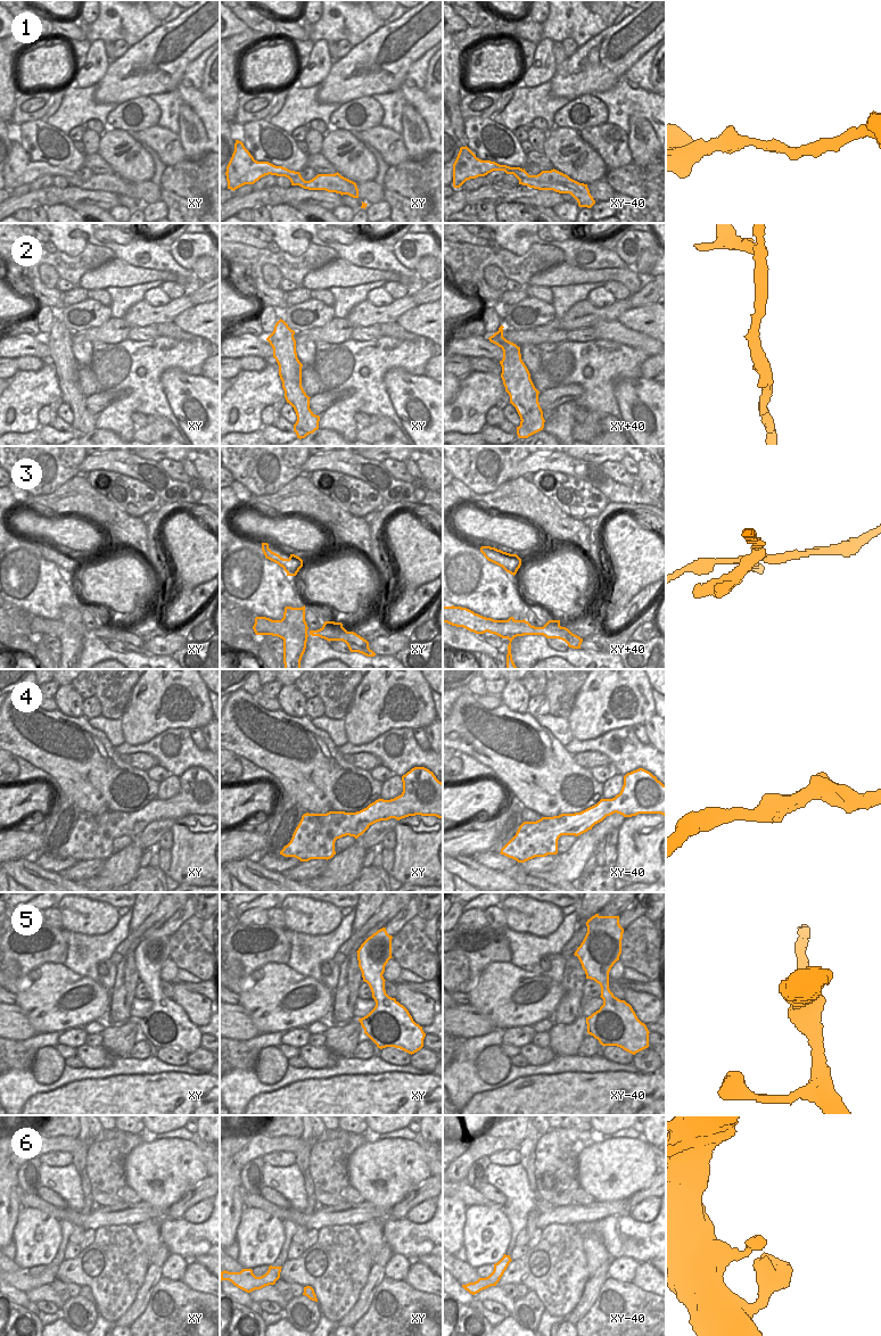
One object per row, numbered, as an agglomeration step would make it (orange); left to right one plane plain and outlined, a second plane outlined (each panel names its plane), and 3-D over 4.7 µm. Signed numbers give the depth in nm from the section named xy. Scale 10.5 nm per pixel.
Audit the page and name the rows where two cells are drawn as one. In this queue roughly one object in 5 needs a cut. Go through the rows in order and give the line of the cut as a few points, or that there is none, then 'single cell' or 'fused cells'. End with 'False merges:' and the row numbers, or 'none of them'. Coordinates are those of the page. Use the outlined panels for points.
1: no cut; single cell
2: no cut; single cell
3: cut in xy along (283, 616), (290, 628), (281, 637); fused cells
4: no cut; single cell
5: no cut; single cell
6: no cut; single cell
False merges: 3

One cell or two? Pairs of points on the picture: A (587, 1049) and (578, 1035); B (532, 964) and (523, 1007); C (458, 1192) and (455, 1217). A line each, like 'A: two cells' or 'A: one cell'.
A: two cells
B: two cells
C: two cells

